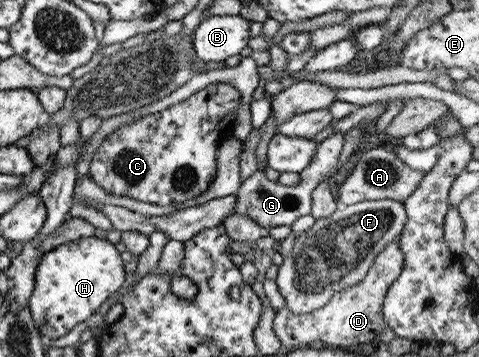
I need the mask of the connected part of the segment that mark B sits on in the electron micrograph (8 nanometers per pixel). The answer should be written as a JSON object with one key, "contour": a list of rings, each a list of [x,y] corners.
{"contour":[[[210,16],[198,22],[192,36],[192,49],[197,59],[223,61],[239,54],[250,37],[250,21],[241,16]]]}

